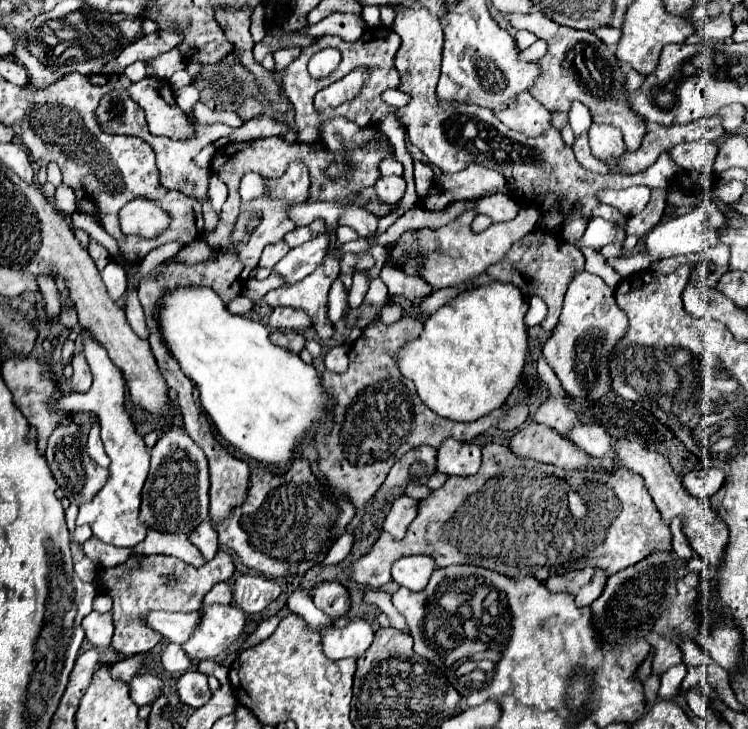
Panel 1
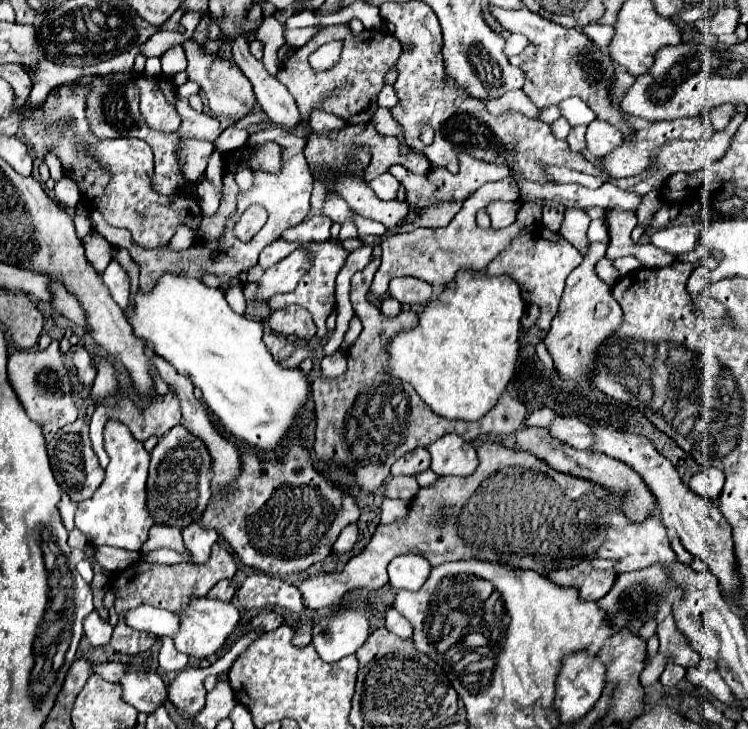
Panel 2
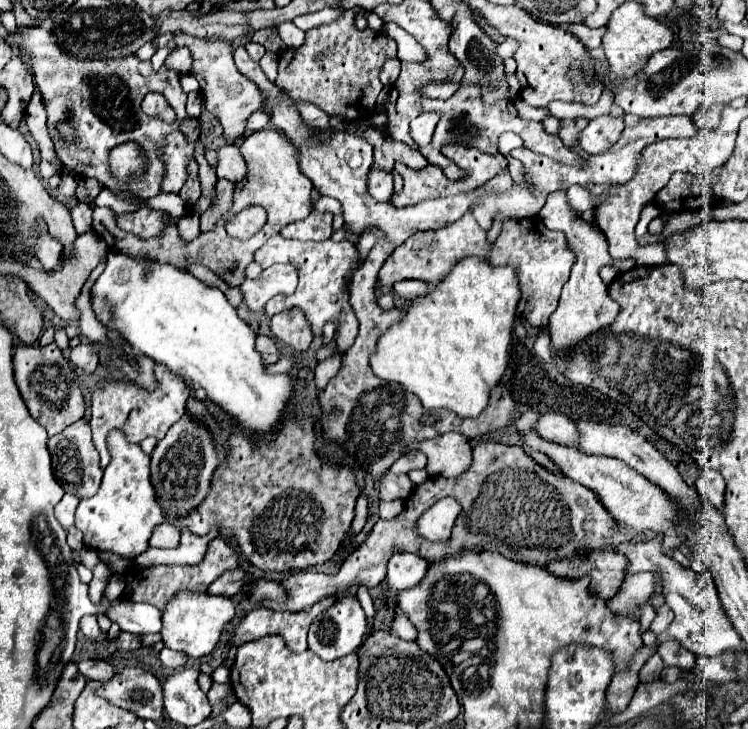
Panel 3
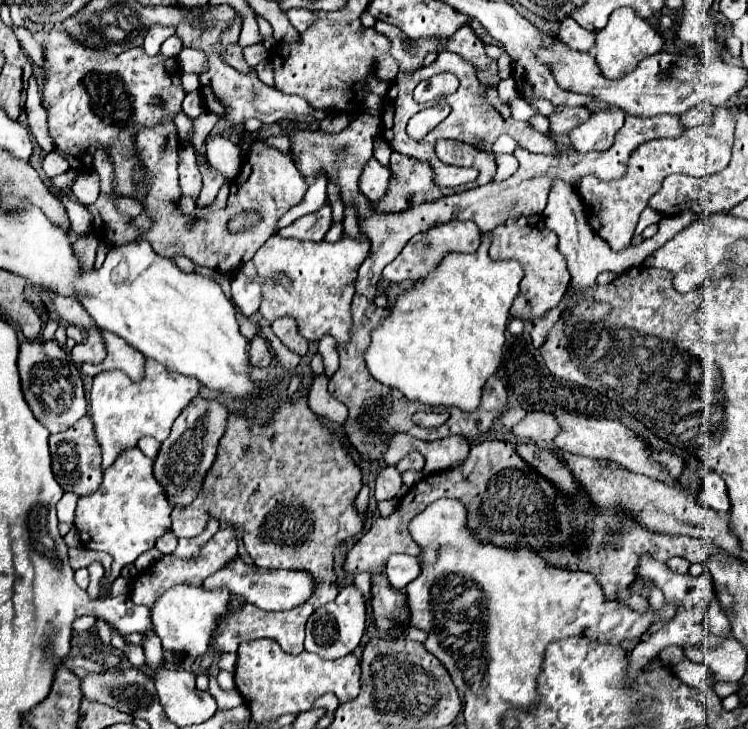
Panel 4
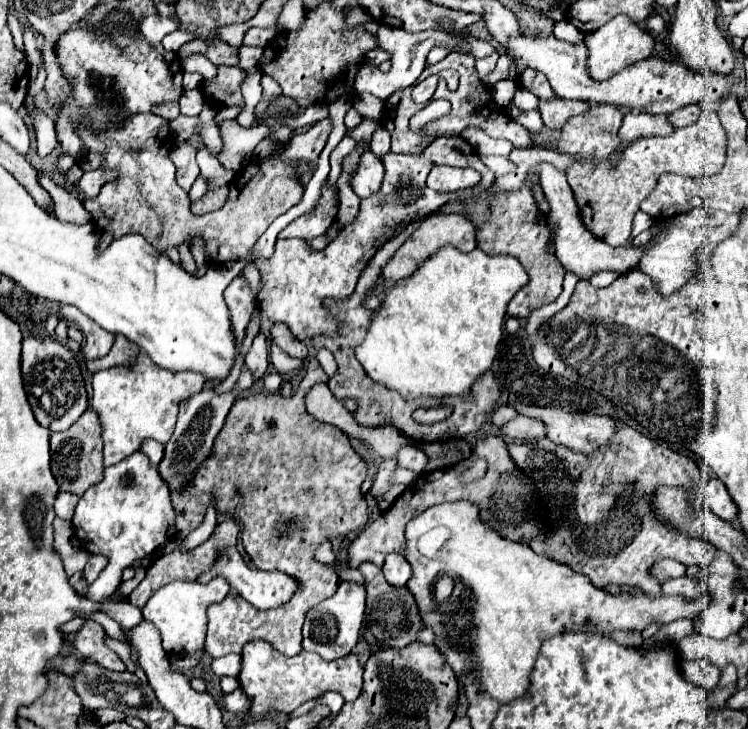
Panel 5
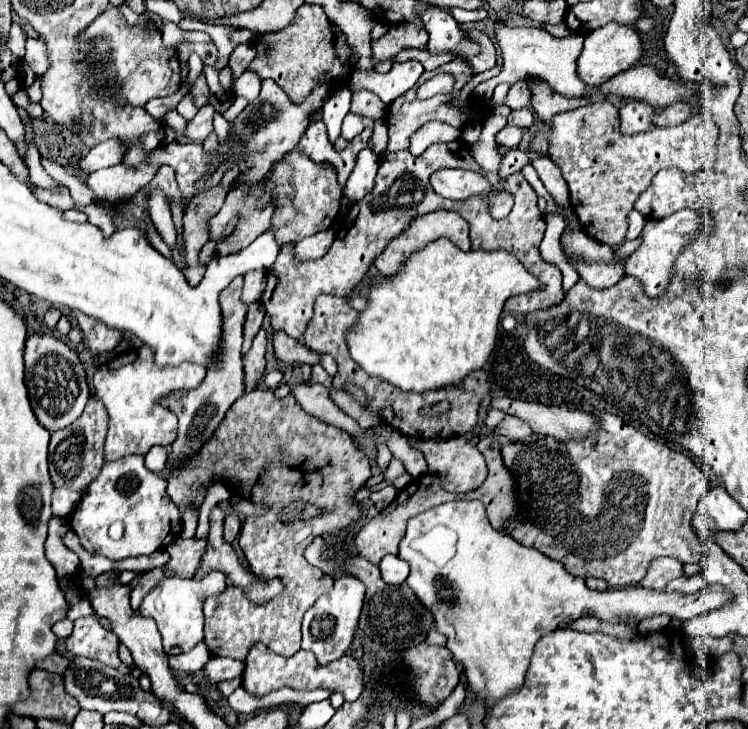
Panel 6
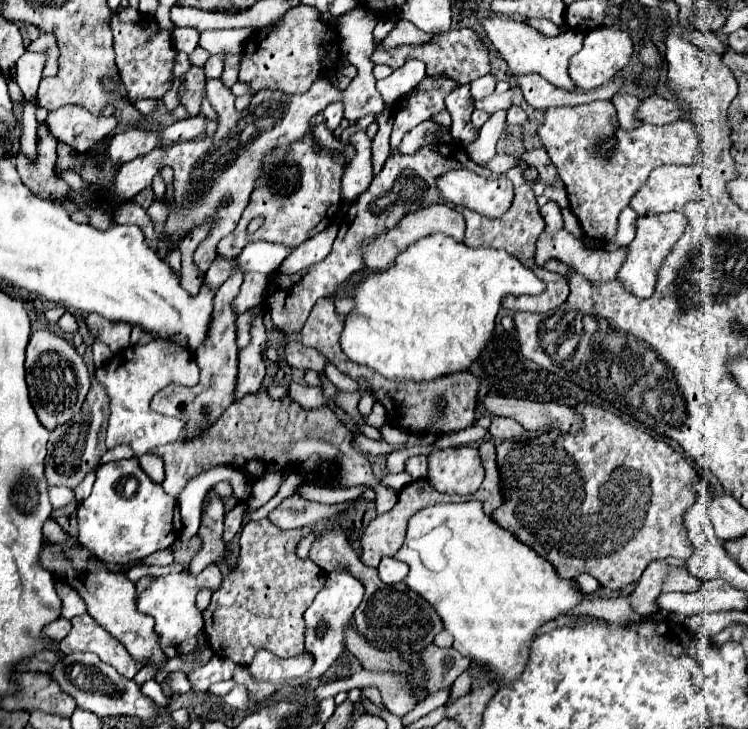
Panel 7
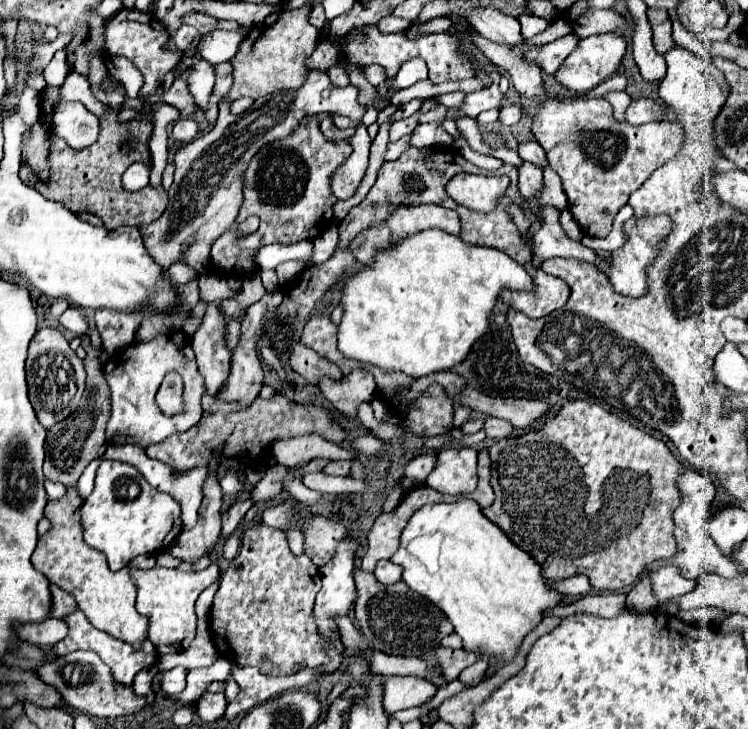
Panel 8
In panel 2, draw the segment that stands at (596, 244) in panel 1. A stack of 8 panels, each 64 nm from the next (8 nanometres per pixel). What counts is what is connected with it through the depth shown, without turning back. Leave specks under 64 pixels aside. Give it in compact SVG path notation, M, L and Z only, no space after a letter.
M592 220L592 222L590 222L588 240L590 240L590 242L604 242L604 244L608 244L610 234L608 234L608 226L606 226L604 220Z

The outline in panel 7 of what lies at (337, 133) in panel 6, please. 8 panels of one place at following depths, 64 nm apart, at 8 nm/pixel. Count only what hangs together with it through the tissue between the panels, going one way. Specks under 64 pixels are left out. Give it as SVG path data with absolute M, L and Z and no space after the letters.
M334 102L334 104L328 104L328 108L322 112L324 114L324 126L330 128L332 132L340 126L342 118L344 118L344 110L342 110L342 102Z

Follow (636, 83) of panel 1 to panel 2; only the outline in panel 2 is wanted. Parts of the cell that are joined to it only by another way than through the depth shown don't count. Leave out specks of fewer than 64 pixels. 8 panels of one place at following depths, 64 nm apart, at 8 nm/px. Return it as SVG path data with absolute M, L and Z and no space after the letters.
M617 72L614 76L614 84L612 85L612 102L614 106L619 105L627 90L635 82L635 77L628 72Z

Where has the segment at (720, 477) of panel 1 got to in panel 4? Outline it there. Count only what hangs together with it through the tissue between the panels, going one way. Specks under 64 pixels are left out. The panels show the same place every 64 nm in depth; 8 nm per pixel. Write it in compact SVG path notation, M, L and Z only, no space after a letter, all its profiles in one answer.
M708 472L702 480L702 488L698 494L698 500L702 504L706 504L708 508L712 508L714 512L728 512L730 504L728 504L728 494L726 494L726 484L720 478L720 474L716 472Z

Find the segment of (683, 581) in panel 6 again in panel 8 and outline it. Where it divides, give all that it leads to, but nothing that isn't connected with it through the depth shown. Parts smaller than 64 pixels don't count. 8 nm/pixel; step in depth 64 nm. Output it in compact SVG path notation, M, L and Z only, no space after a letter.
M668 565L654 572L652 586L654 586L654 594L658 596L658 600L664 602L668 600L668 596L692 592L696 588L696 580L686 580L684 576L680 576L678 568Z

